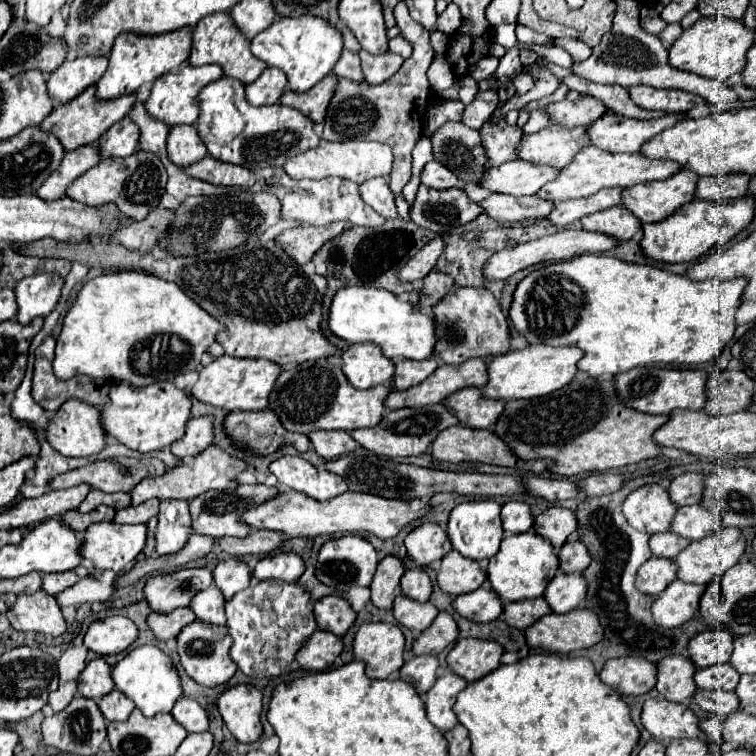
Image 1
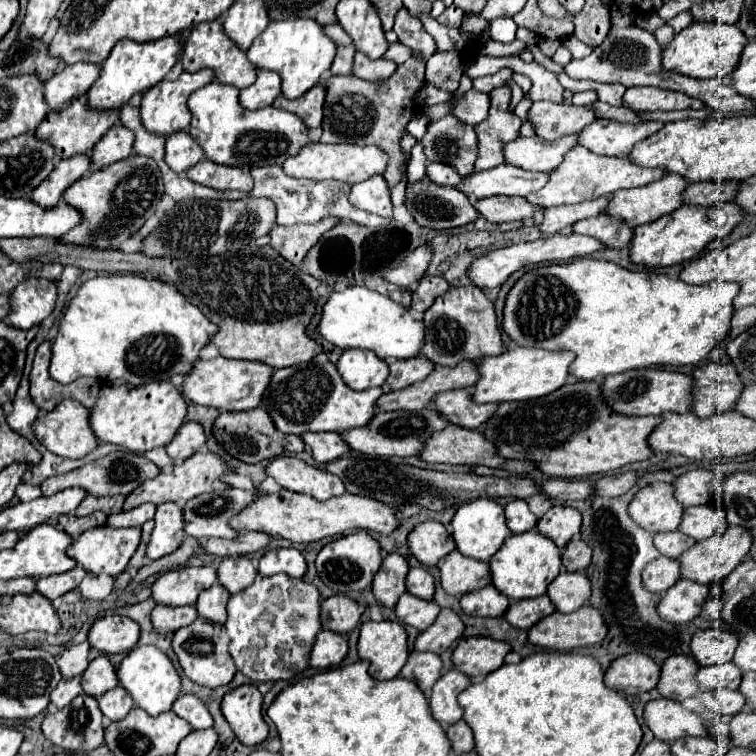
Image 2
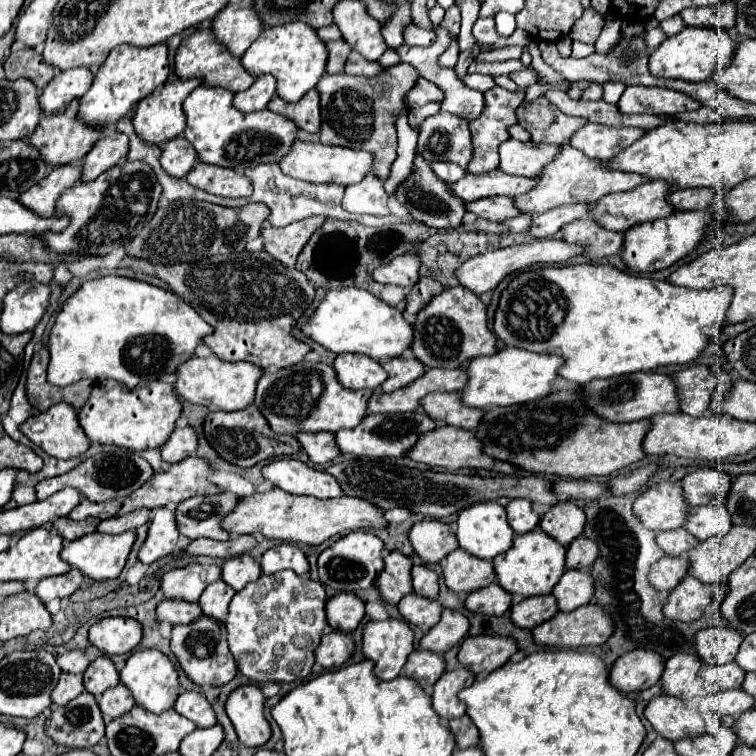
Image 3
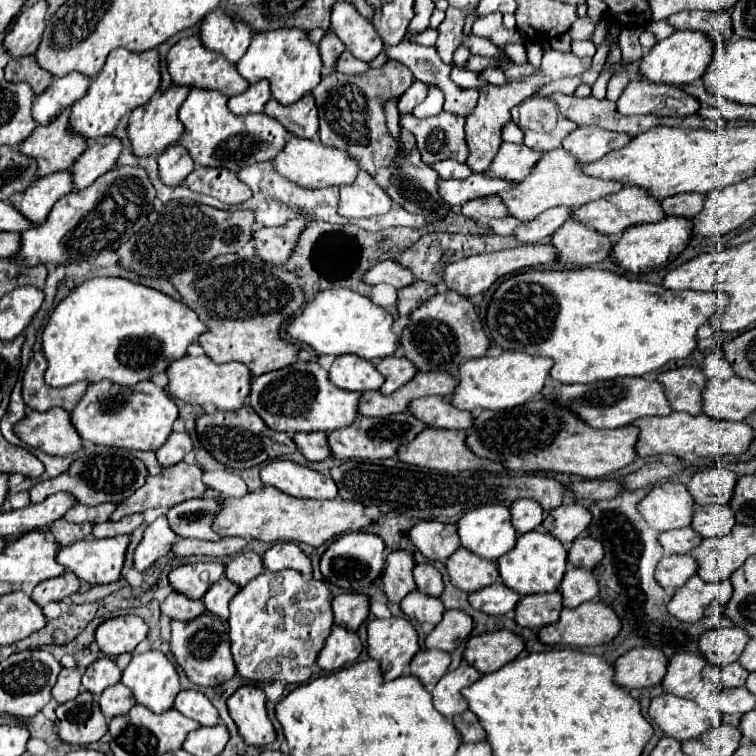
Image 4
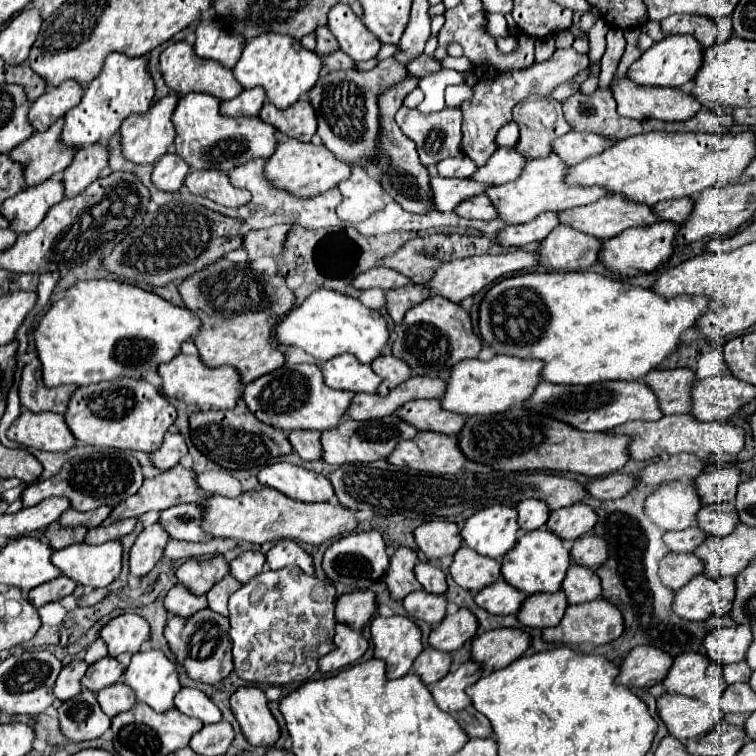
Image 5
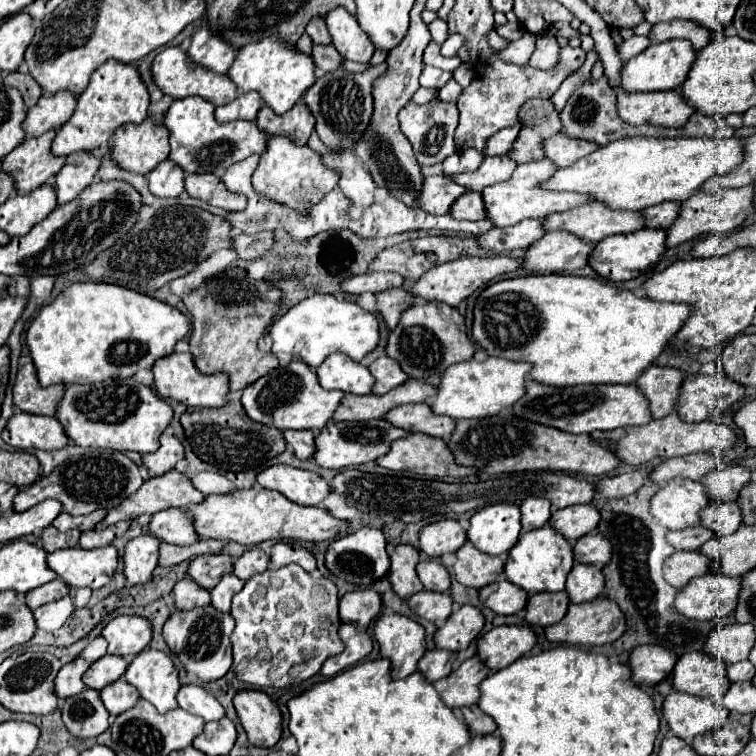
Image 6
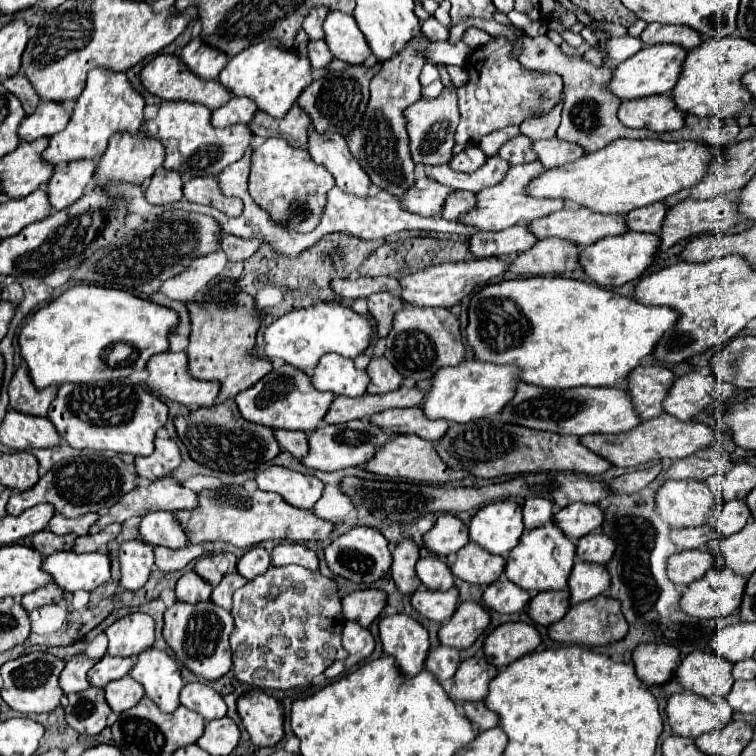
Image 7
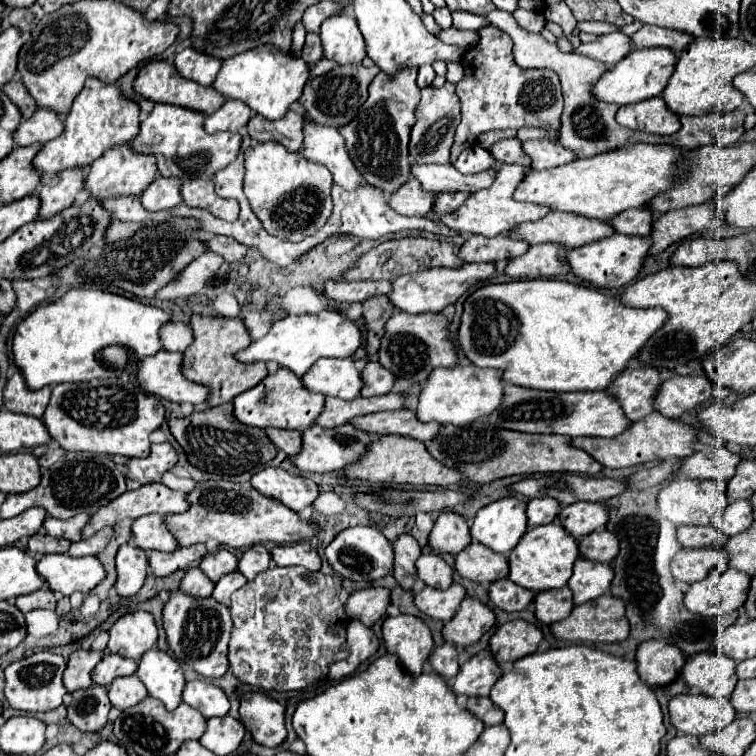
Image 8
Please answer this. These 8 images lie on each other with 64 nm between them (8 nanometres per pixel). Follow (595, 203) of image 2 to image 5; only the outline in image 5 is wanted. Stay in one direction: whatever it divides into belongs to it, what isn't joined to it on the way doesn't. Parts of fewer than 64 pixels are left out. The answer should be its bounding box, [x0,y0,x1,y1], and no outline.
[496,212,560,246]

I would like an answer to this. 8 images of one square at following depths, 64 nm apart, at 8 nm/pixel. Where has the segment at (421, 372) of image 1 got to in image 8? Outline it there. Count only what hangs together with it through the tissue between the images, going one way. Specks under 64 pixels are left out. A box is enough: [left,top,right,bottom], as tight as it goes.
[362,360,396,396]

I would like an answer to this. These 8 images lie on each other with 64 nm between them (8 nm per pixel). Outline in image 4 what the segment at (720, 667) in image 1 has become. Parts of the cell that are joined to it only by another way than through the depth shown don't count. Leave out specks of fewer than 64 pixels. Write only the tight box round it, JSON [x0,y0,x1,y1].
[720,662,748,688]

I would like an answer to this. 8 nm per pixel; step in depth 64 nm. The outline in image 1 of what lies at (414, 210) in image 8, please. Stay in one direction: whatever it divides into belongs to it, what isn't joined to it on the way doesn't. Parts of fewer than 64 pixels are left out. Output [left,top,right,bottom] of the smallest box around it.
[480,160,560,196]

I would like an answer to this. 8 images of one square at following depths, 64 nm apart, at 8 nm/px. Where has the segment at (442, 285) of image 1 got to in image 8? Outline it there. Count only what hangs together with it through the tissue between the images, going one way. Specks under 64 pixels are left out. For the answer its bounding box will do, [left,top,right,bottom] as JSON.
[364,296,394,358]

